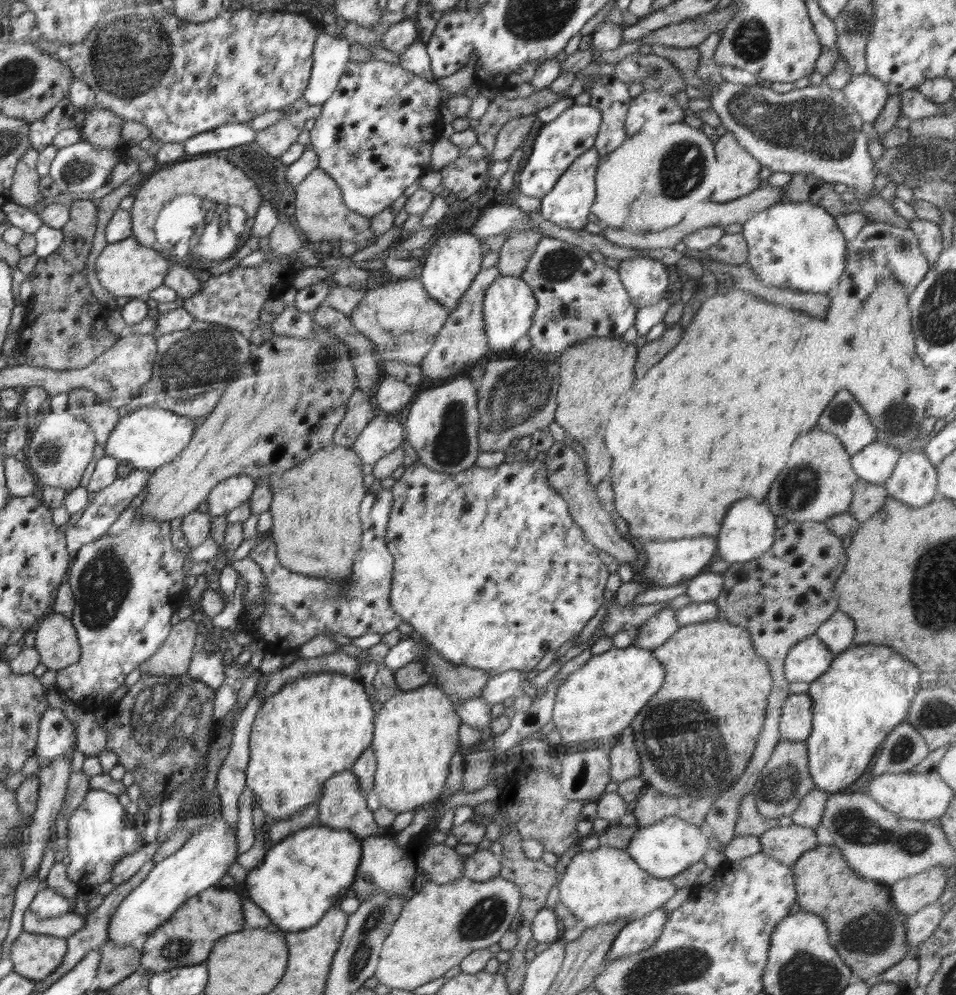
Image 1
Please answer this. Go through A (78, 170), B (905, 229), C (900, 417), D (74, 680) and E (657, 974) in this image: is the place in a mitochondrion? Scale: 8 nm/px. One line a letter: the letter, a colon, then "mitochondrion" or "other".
A: mitochondrion
B: other
C: mitochondrion
D: other
E: mitochondrion

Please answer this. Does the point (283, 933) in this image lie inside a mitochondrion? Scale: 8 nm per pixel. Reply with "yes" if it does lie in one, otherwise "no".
no

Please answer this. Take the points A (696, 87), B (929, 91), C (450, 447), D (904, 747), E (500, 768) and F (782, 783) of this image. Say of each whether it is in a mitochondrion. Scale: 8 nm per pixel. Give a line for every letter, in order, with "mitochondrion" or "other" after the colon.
A: other
B: other
C: mitochondrion
D: mitochondrion
E: other
F: mitochondrion

